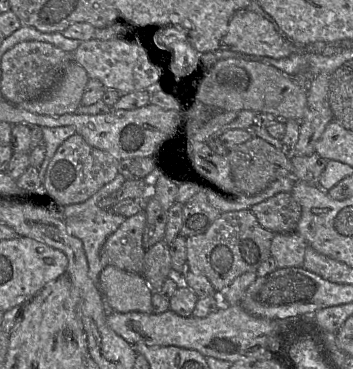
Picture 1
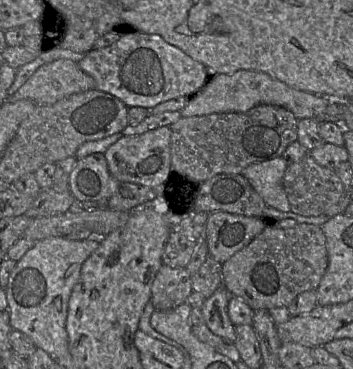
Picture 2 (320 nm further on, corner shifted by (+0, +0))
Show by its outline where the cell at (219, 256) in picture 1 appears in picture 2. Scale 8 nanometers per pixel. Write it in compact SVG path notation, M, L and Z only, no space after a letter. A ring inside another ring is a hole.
M298 223L294 228L266 227L247 246L222 264L222 285L253 310L288 307L302 292L316 290L328 268L327 241L322 228Z

